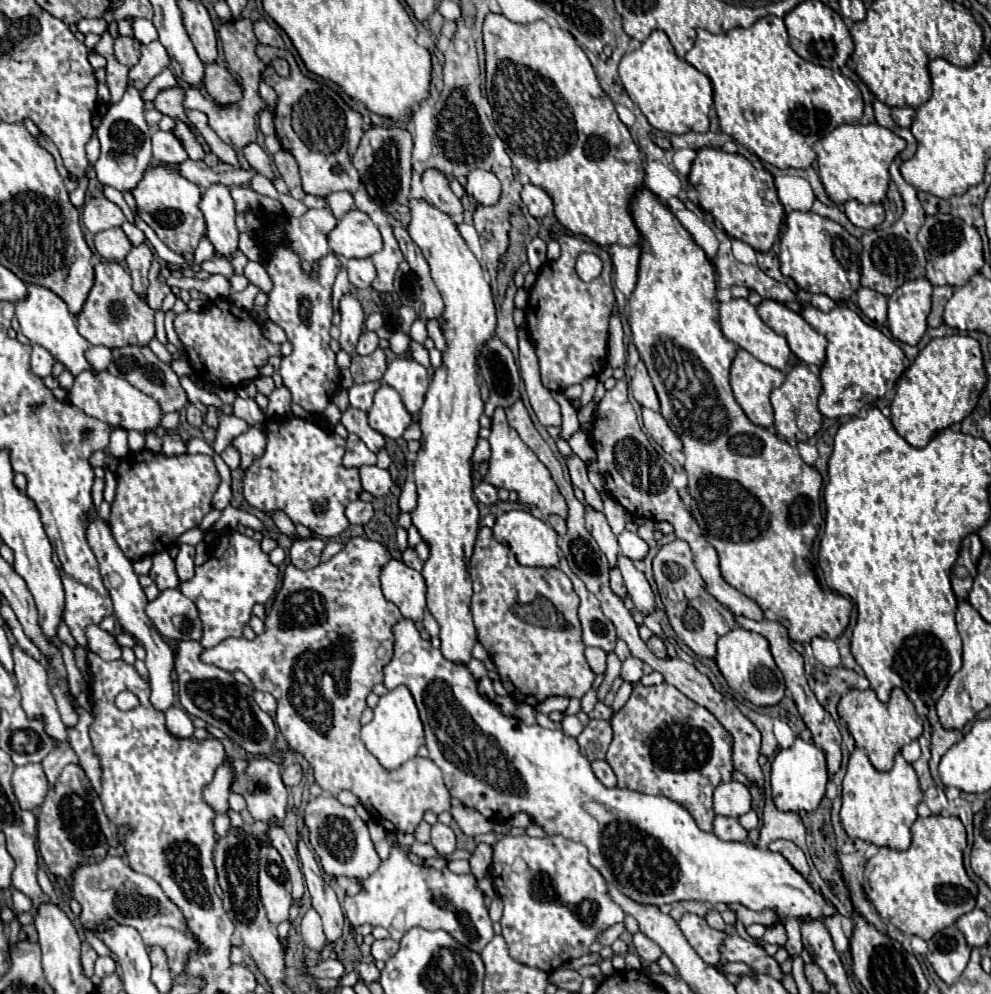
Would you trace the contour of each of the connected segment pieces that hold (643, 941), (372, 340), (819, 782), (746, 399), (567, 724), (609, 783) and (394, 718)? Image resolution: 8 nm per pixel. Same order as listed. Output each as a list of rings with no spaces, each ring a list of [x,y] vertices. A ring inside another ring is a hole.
[[[637,931],[633,935],[633,943],[635,943],[635,949],[637,949],[637,955],[641,957],[641,961],[645,963],[655,963],[663,953],[661,953],[661,947],[651,941],[649,937],[645,937],[641,931]]]
[[[363,331],[359,337],[359,345],[357,345],[357,353],[359,355],[369,355],[377,349],[379,345],[379,337],[373,331]]]
[[[797,739],[789,749],[781,749],[771,763],[771,789],[779,811],[815,811],[825,795],[825,783],[825,753],[819,747],[805,743],[803,739]]]
[[[743,349],[737,351],[737,355],[731,363],[731,389],[733,389],[735,401],[741,405],[741,409],[749,417],[749,421],[753,421],[755,425],[767,427],[767,429],[773,427],[773,407],[771,407],[769,395],[775,387],[781,387],[783,379],[785,379],[783,371],[761,363],[759,359],[755,359],[751,353],[747,353]]]
[[[583,711],[577,713],[577,715],[565,715],[565,719],[561,721],[561,727],[563,727],[563,733],[569,735],[569,737],[577,737],[583,727],[587,727],[589,723],[589,715],[585,715]]]
[[[593,761],[593,763],[591,763],[591,767],[593,767],[595,777],[597,777],[605,787],[615,787],[615,785],[617,785],[617,783],[615,783],[613,769],[609,767],[609,763],[607,763],[607,761]]]
[[[395,687],[379,697],[377,707],[373,709],[371,723],[361,727],[361,741],[365,747],[379,759],[379,763],[391,771],[417,755],[417,749],[425,743],[423,723],[415,707],[415,699],[407,687]]]

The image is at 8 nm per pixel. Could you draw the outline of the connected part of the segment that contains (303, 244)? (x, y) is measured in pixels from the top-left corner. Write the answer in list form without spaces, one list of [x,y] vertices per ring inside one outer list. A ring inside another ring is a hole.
[[[329,207],[309,209],[299,217],[299,225],[287,225],[293,249],[303,257],[303,269],[311,271],[311,263],[327,255],[327,233],[335,227],[337,219]]]

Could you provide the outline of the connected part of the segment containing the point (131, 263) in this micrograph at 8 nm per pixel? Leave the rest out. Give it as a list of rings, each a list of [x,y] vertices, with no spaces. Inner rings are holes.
[[[141,243],[137,247],[131,249],[131,253],[127,255],[127,267],[129,267],[129,273],[133,277],[133,289],[137,295],[143,295],[145,297],[145,291],[147,291],[147,271],[149,271],[149,265],[153,261],[153,251],[147,243]]]

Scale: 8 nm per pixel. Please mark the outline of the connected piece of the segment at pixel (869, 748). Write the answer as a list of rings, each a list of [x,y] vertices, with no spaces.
[[[851,689],[839,701],[839,717],[847,723],[855,743],[867,751],[867,757],[877,771],[889,771],[893,767],[893,757],[901,751],[901,747],[915,741],[923,731],[913,703],[901,689],[891,693],[889,703],[881,703],[873,689]]]

